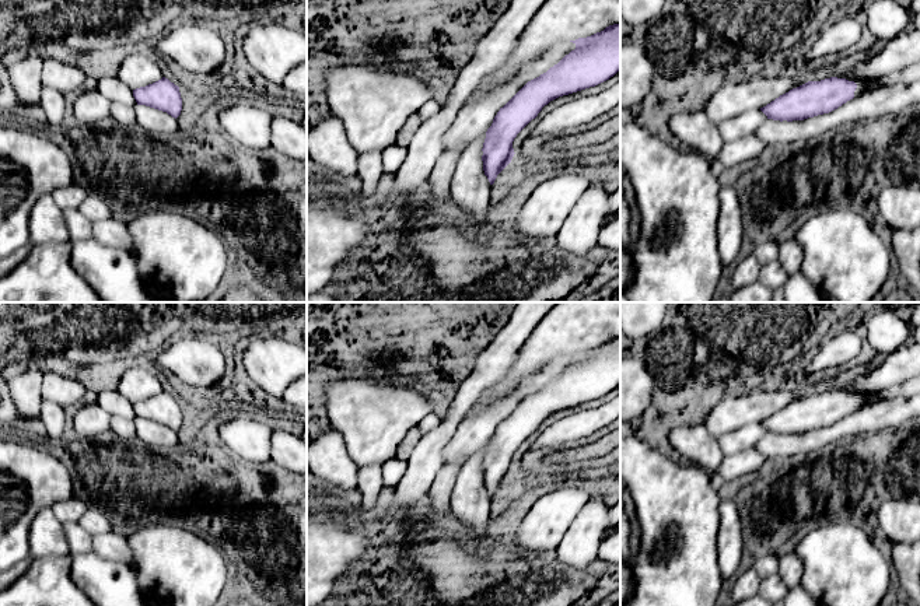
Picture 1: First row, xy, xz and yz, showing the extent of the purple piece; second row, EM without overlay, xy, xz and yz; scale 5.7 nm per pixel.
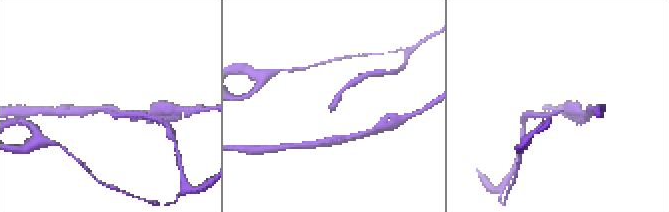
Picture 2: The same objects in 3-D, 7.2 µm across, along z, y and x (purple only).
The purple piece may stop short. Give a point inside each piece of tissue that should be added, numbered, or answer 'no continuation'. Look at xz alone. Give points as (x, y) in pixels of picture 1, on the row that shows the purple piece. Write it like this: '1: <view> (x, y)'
1: xz (558, 21)

